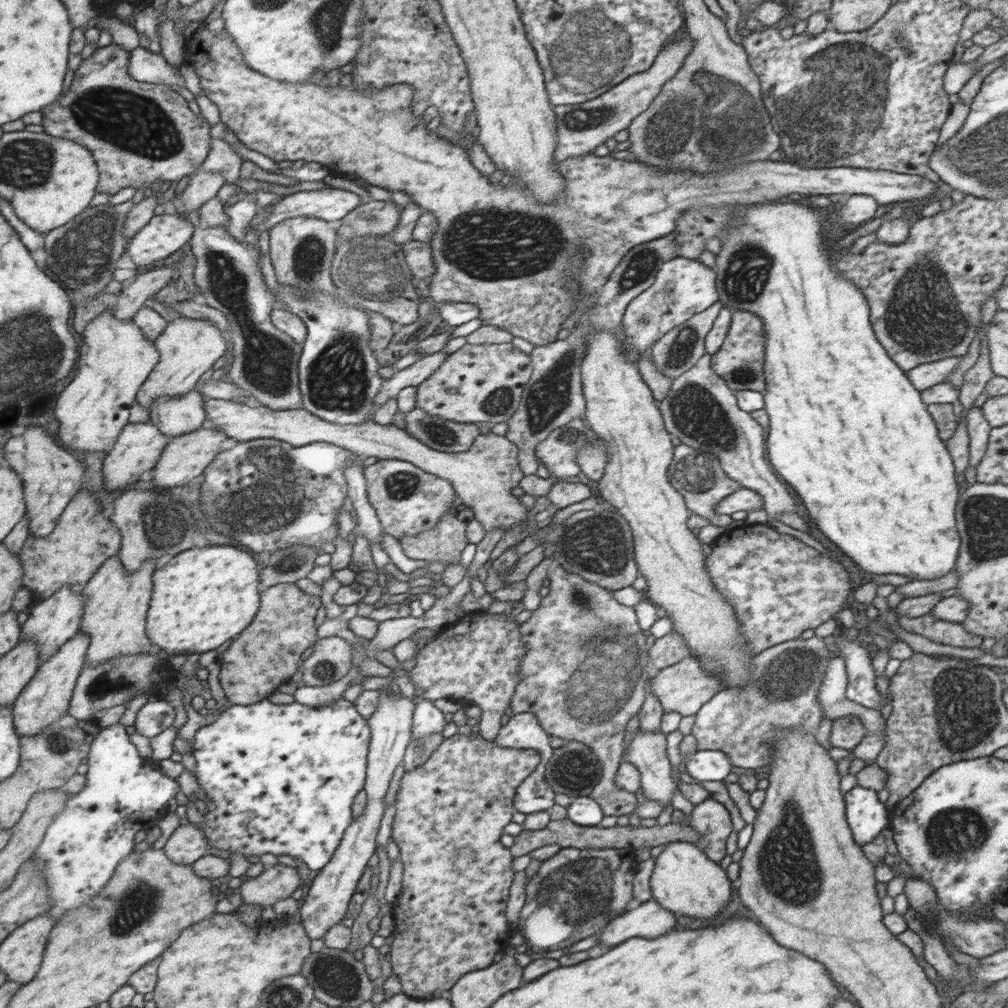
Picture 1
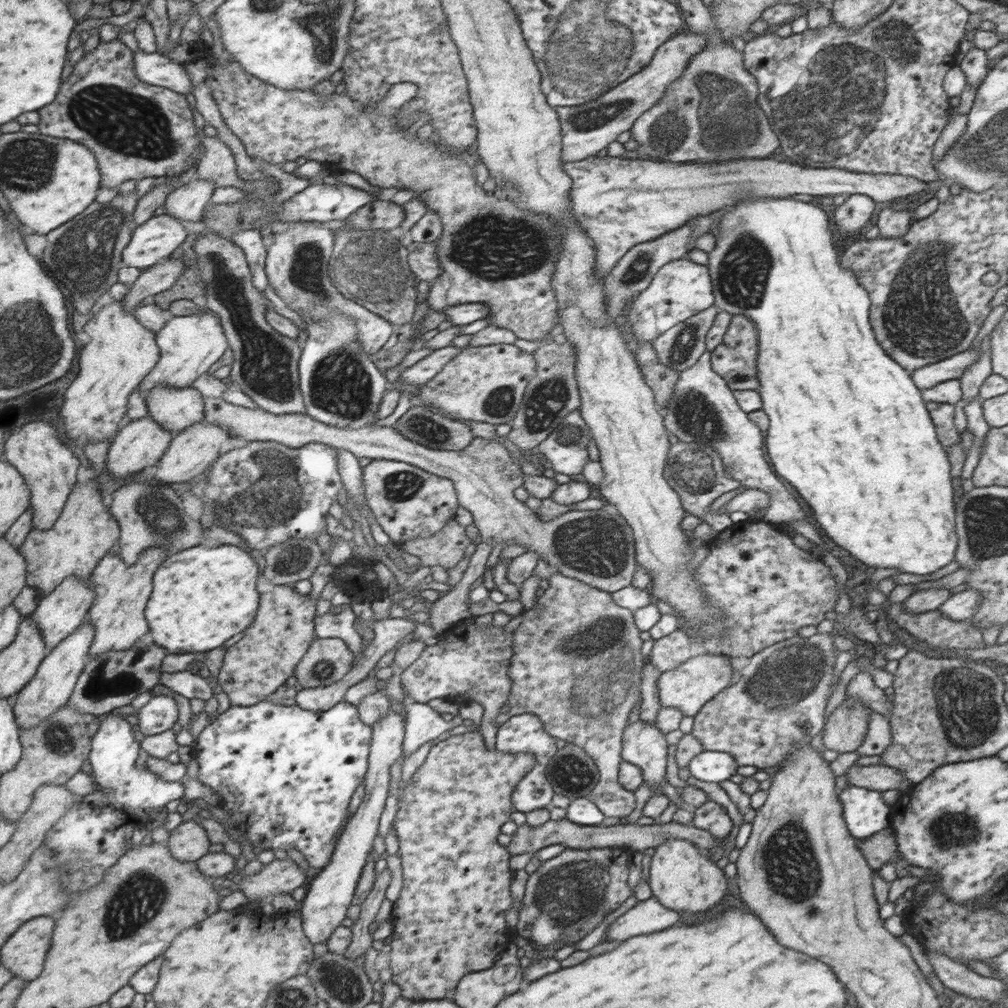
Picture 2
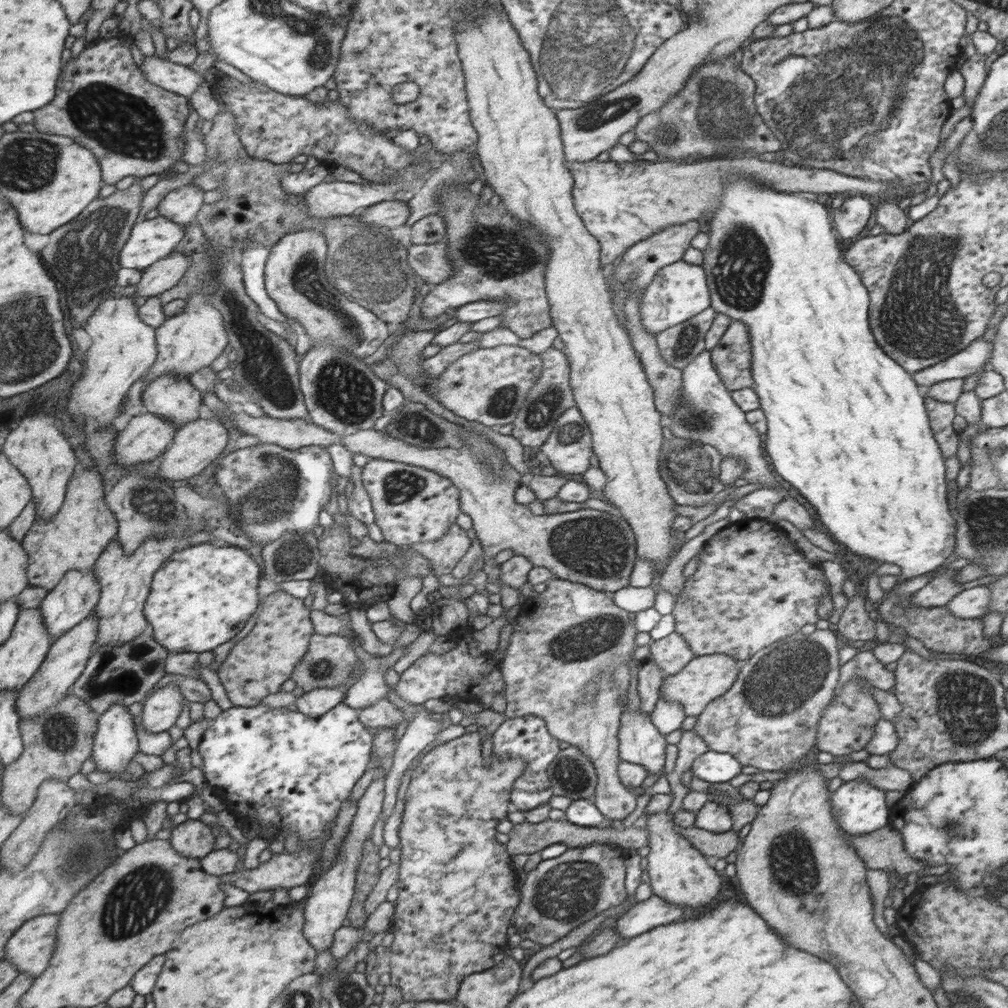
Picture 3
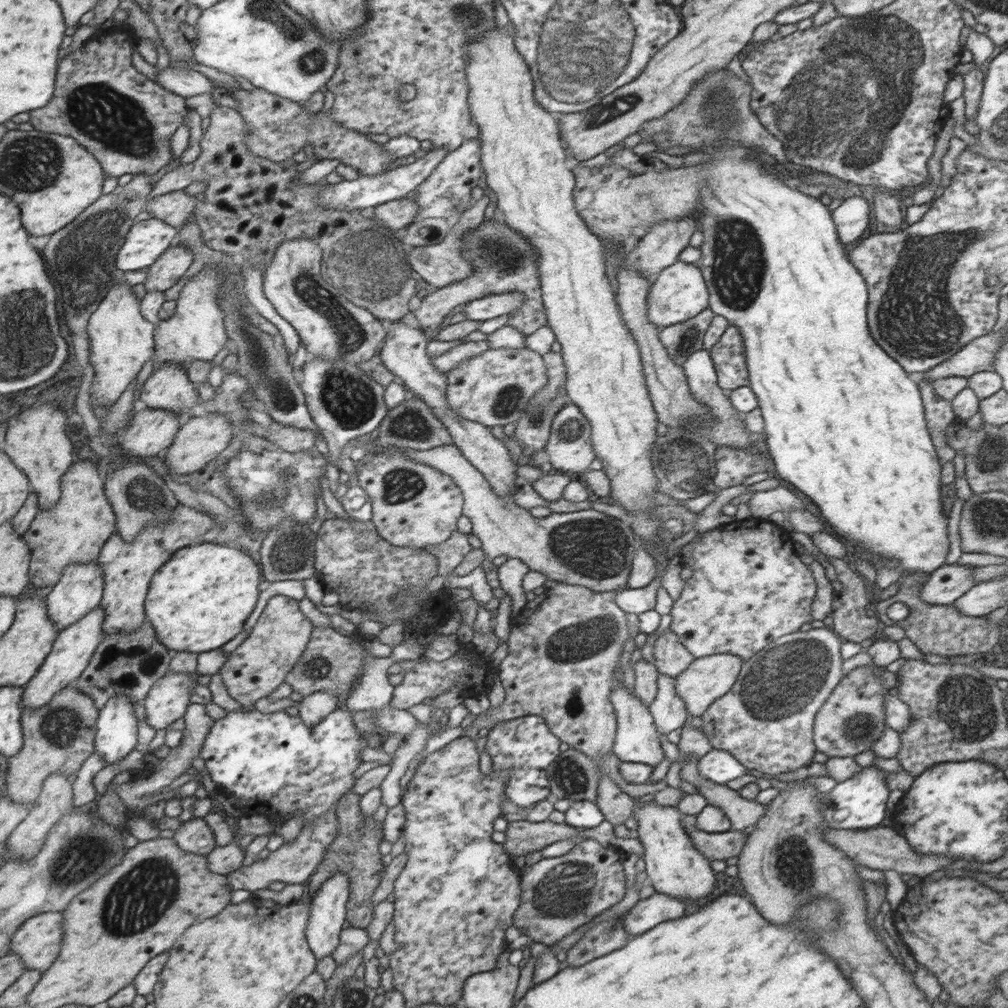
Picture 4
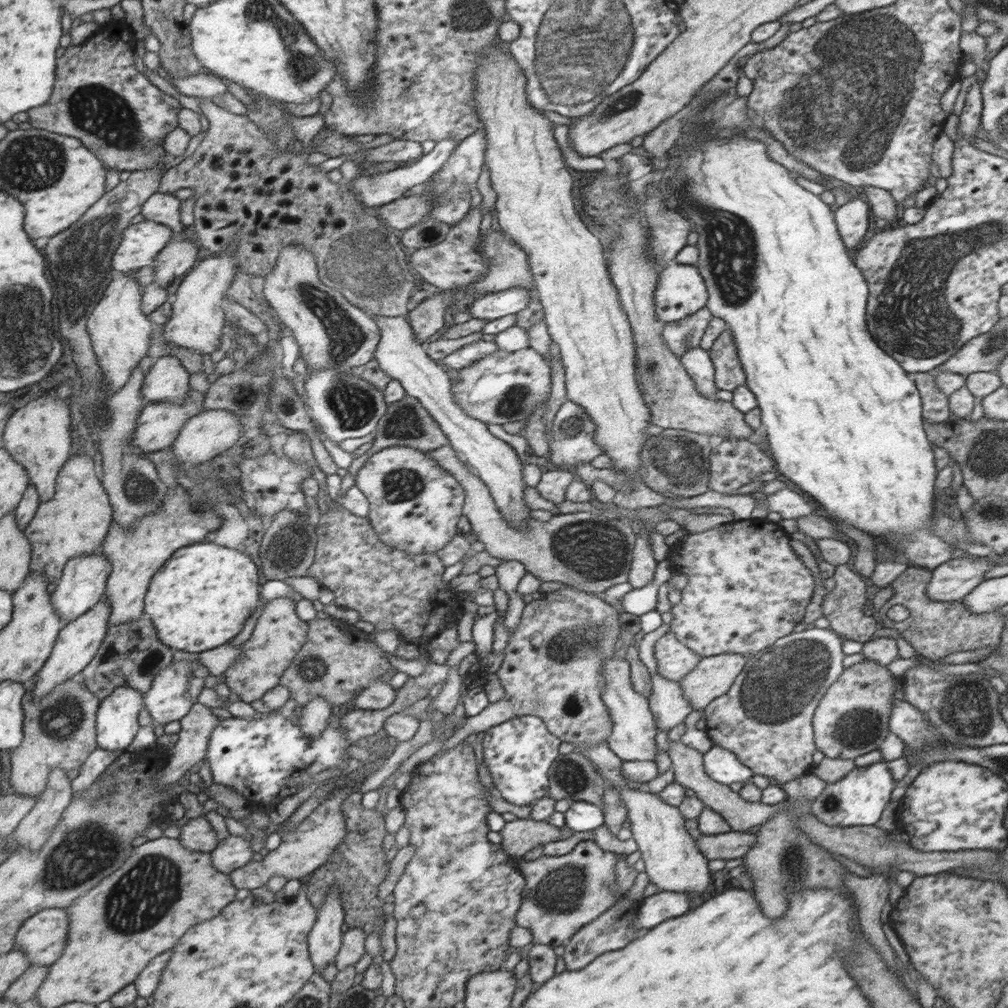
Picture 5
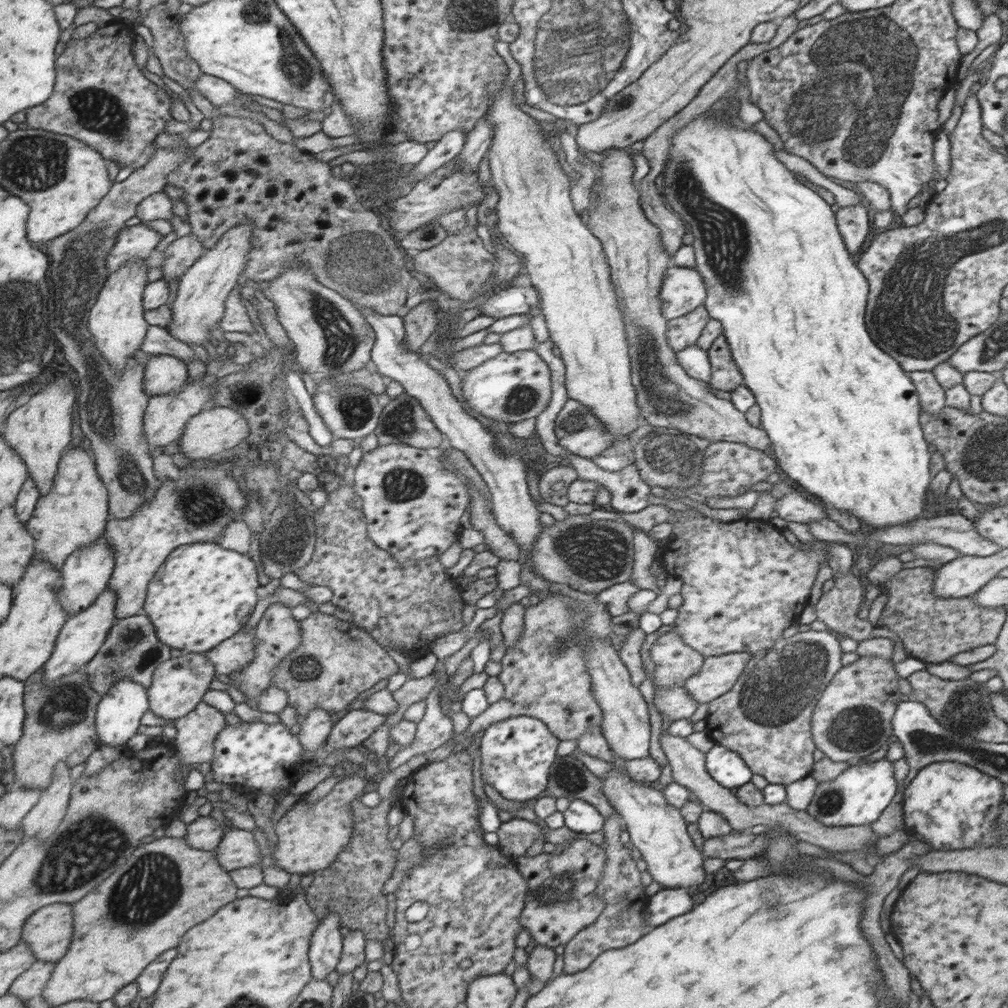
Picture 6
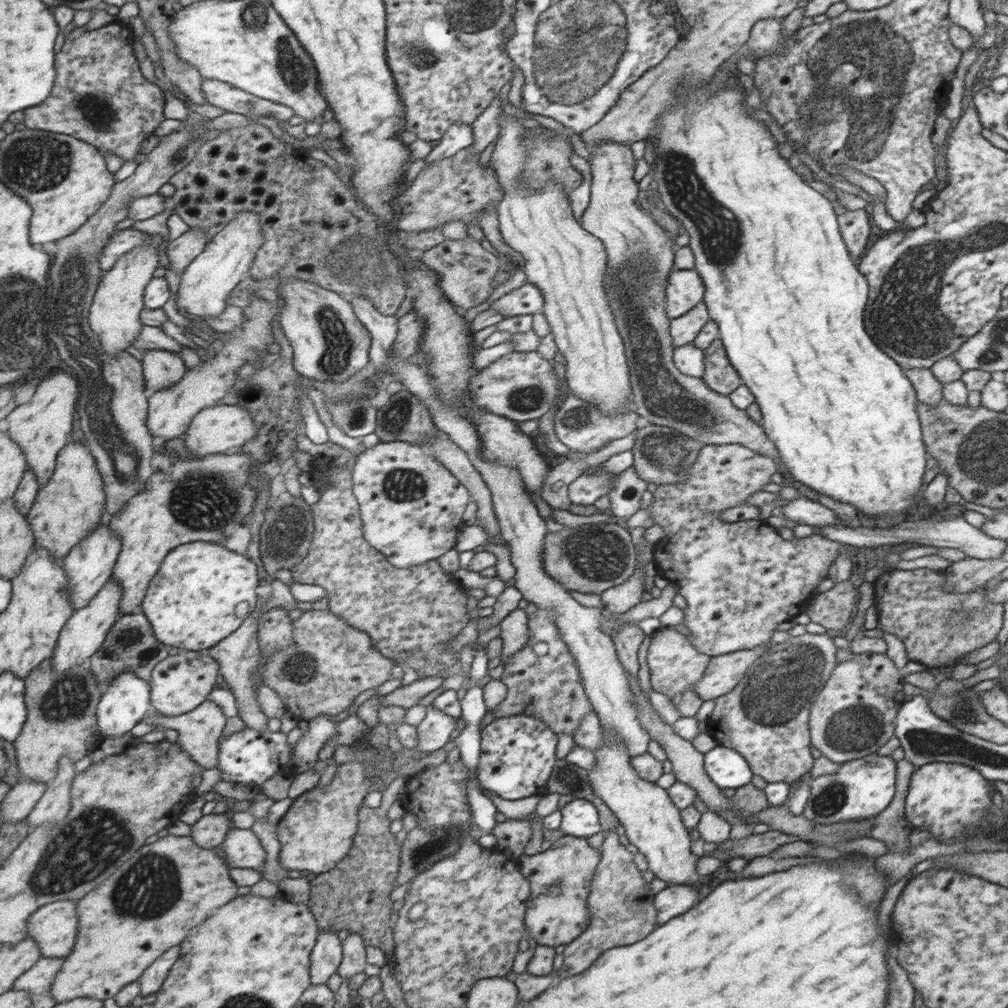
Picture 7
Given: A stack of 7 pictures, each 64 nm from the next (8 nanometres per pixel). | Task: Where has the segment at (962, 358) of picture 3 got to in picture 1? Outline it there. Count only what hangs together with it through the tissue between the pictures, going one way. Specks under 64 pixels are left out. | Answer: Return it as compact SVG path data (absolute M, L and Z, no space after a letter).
M962 357L944 358L932 363L917 365L906 374L917 390L925 390L931 386L942 383L948 377L950 370L955 370Z

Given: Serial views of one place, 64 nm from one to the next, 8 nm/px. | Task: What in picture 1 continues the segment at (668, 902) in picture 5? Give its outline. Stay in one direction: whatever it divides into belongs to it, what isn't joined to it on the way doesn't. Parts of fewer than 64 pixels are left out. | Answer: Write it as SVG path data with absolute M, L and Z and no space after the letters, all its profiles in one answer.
M651 898L636 908L611 918L602 928L598 943L603 946L615 946L633 937L655 938L659 934L667 933L673 924L673 913Z

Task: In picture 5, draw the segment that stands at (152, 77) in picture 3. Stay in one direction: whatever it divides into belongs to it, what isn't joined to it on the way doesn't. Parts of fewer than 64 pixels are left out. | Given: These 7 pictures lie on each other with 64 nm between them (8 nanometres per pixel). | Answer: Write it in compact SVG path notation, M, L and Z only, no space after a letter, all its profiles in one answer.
M213 74L191 75L191 77L177 77L177 75L170 75L171 85L173 84L178 92L185 94L185 96L193 96L209 100L213 96L229 95L229 86L221 82L221 78L213 76Z

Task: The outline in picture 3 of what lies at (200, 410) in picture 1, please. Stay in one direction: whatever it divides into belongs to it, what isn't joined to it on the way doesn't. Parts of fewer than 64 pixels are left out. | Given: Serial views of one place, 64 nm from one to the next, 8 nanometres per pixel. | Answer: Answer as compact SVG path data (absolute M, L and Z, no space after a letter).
M164 374L145 385L141 400L145 411L161 415L181 428L199 419L199 406L204 404L203 395L189 379Z

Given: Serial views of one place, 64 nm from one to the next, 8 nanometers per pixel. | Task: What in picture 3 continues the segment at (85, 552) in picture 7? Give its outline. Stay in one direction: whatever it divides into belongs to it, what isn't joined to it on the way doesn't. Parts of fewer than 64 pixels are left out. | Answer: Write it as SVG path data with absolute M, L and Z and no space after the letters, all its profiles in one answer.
M93 568L93 572L71 570L52 591L47 592L40 605L44 622L52 636L51 640L55 642L60 636L74 629L93 614L96 606L100 604L100 599L101 586L99 578L95 574L95 568Z

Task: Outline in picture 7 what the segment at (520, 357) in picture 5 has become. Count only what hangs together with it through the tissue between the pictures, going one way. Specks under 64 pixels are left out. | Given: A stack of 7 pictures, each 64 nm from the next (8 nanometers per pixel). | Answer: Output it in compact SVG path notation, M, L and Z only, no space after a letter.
M511 351L492 361L489 366L477 370L468 380L468 398L471 403L483 407L494 415L513 419L517 422L535 420L545 414L556 400L557 378L553 366L537 351Z

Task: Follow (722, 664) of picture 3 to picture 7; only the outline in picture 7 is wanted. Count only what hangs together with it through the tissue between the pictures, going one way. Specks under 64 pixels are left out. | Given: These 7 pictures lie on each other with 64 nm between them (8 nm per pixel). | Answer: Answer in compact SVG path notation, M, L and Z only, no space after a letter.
M755 646L753 650L739 650L736 653L726 653L710 658L709 666L706 666L704 676L692 686L693 692L703 701L724 696L739 684L741 677L746 676L767 652L769 647Z

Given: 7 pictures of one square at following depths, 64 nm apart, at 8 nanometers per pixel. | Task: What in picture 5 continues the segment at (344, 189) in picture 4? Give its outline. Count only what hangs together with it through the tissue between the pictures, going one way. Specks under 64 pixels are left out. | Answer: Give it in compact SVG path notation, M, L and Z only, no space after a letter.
M445 139L444 141L436 142L433 149L426 154L422 154L415 162L397 167L386 174L366 175L355 177L349 181L349 186L358 194L360 201L365 203L365 206L379 207L387 204L392 200L403 197L403 192L414 190L420 183L425 183L427 180L437 173L441 164L443 164L458 145L455 139Z

